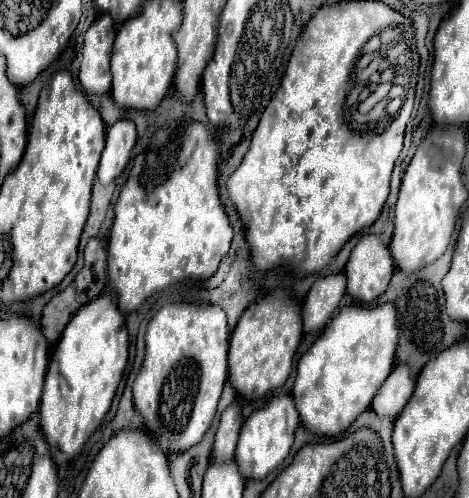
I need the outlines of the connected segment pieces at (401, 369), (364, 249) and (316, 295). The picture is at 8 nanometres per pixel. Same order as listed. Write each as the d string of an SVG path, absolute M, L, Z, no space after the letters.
M395 366L393 372L383 382L383 386L377 390L371 408L379 416L395 418L411 398L413 388L415 388L415 380L411 378L409 366Z
M365 234L345 266L347 294L363 302L373 302L387 290L393 270L395 264L389 246L377 234Z
M331 274L331 276L319 278L311 286L303 304L303 332L305 334L321 332L329 324L343 294L345 294L343 274Z

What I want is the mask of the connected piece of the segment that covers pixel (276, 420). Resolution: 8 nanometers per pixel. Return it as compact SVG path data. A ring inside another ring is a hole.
M277 396L267 406L255 410L245 420L235 448L235 462L239 464L239 472L243 472L243 478L263 480L271 470L275 470L289 454L297 426L299 426L299 414L291 396Z

